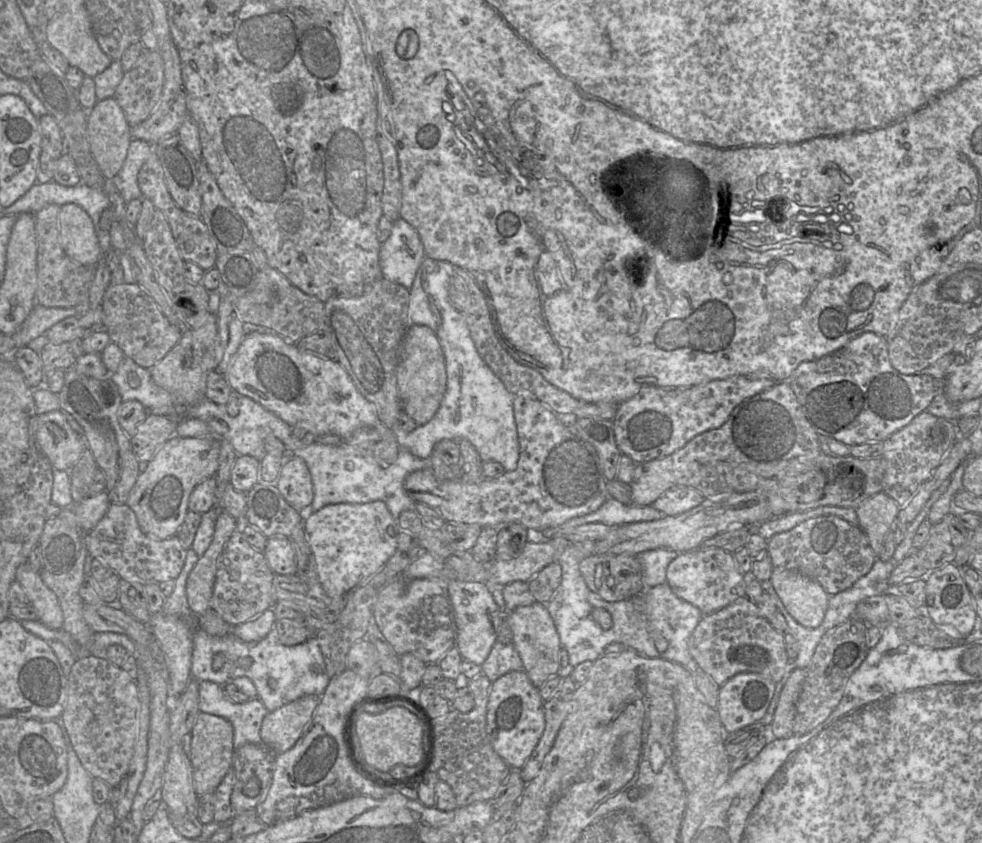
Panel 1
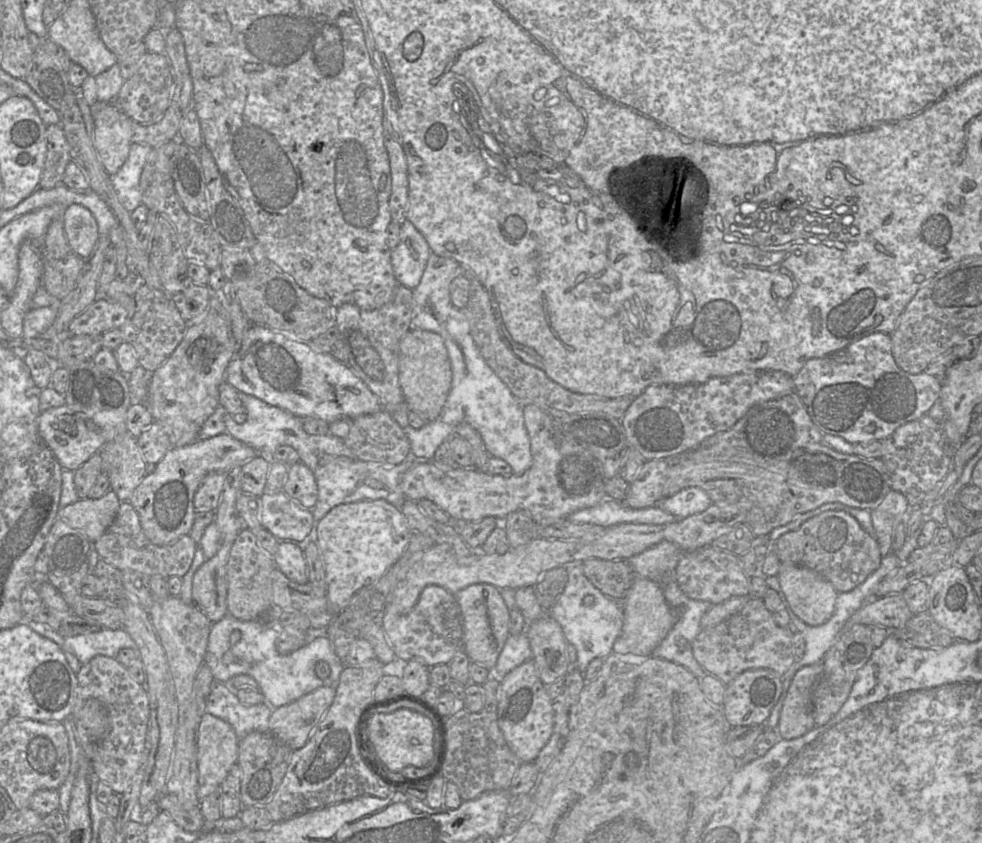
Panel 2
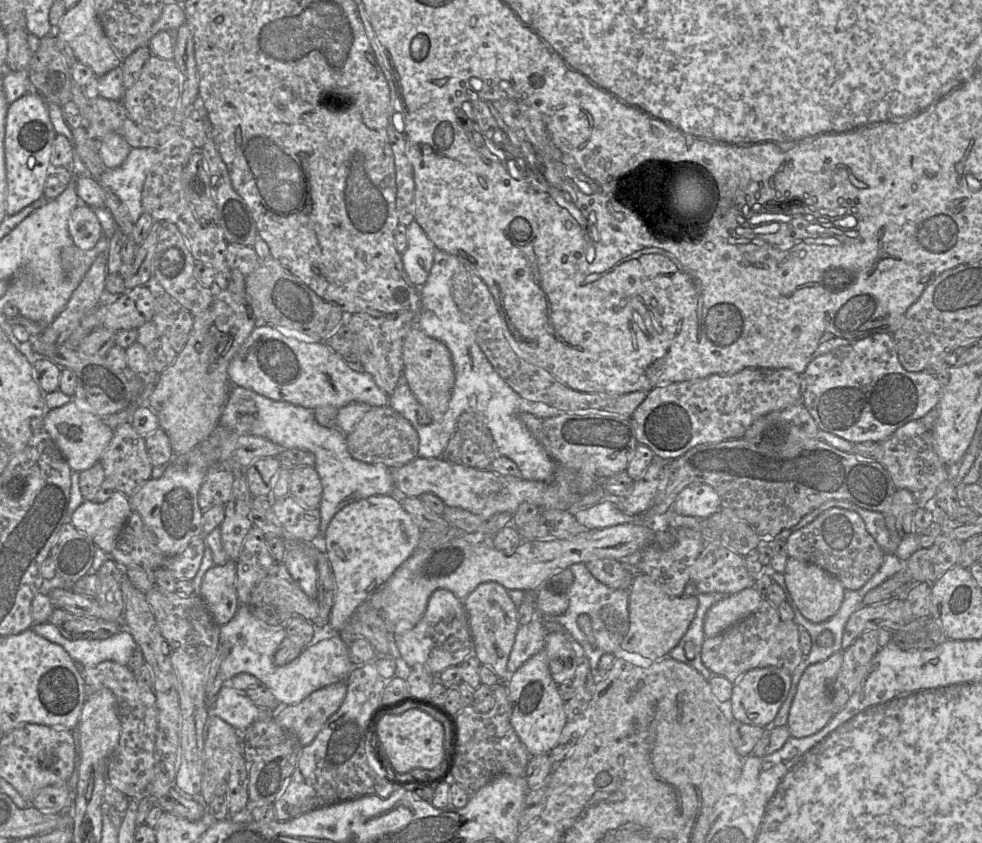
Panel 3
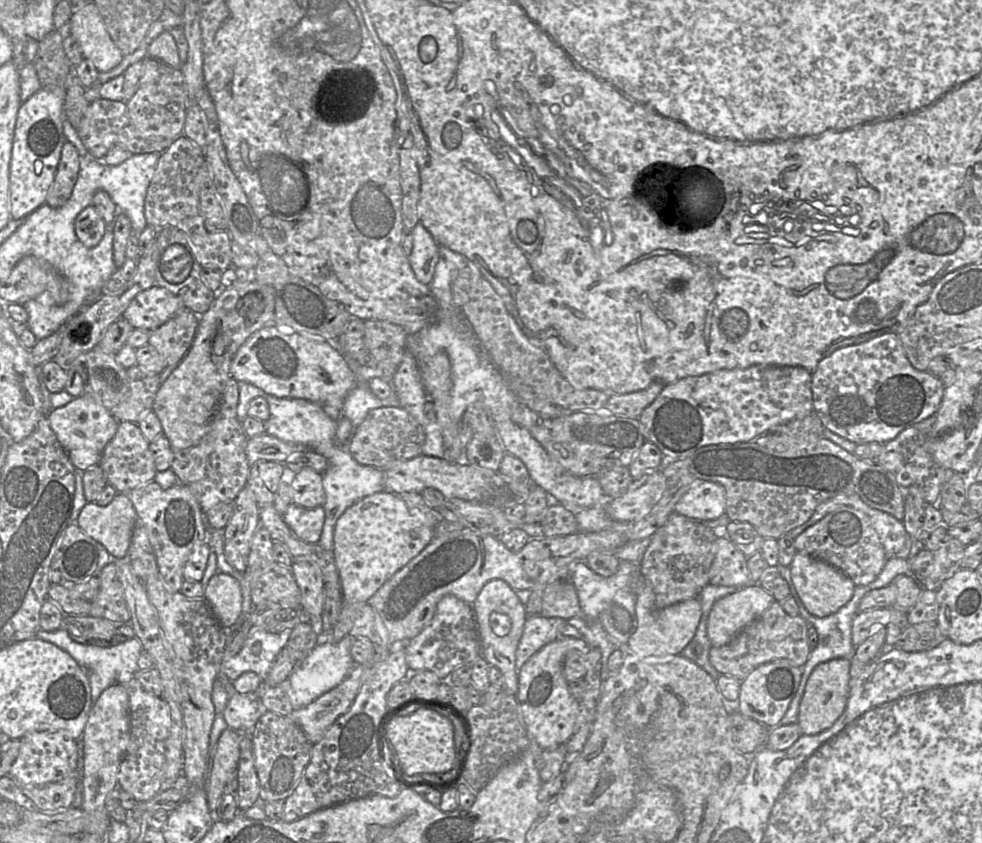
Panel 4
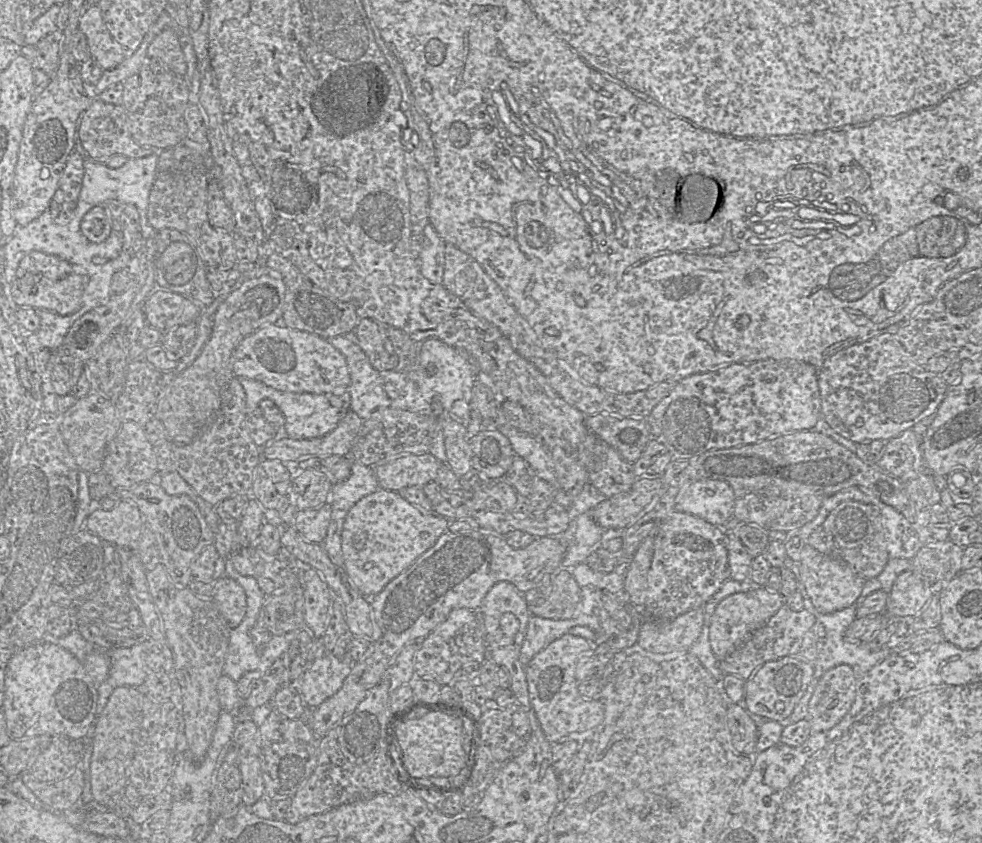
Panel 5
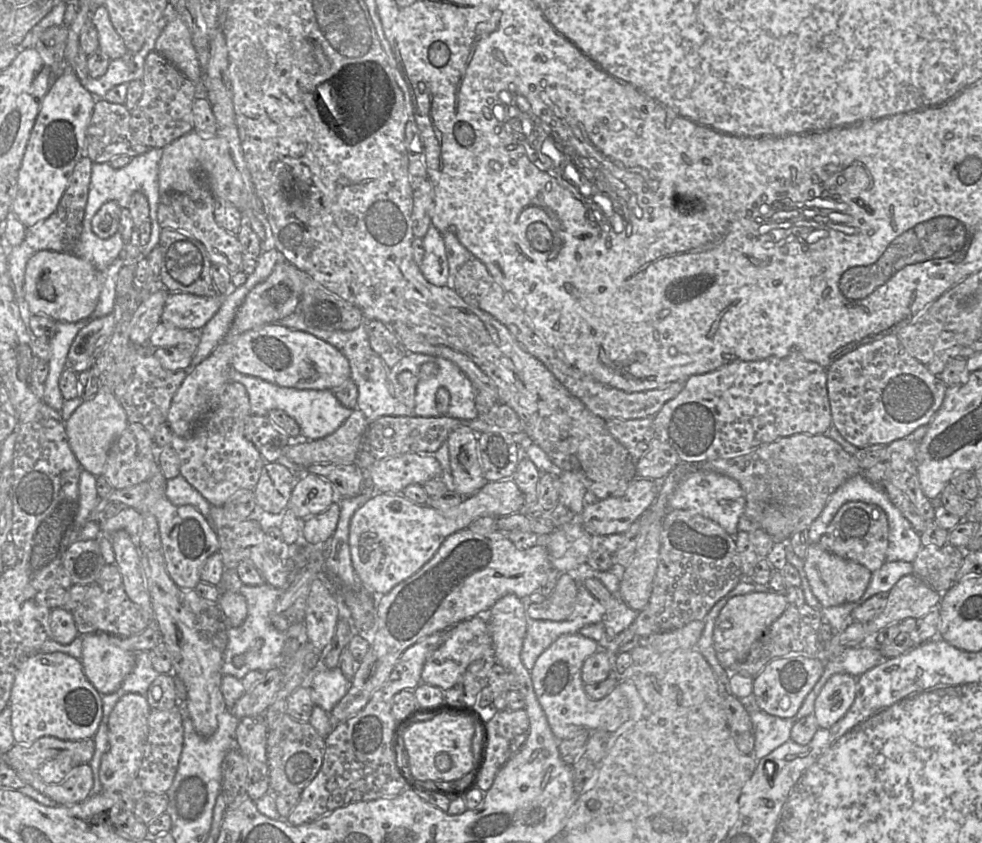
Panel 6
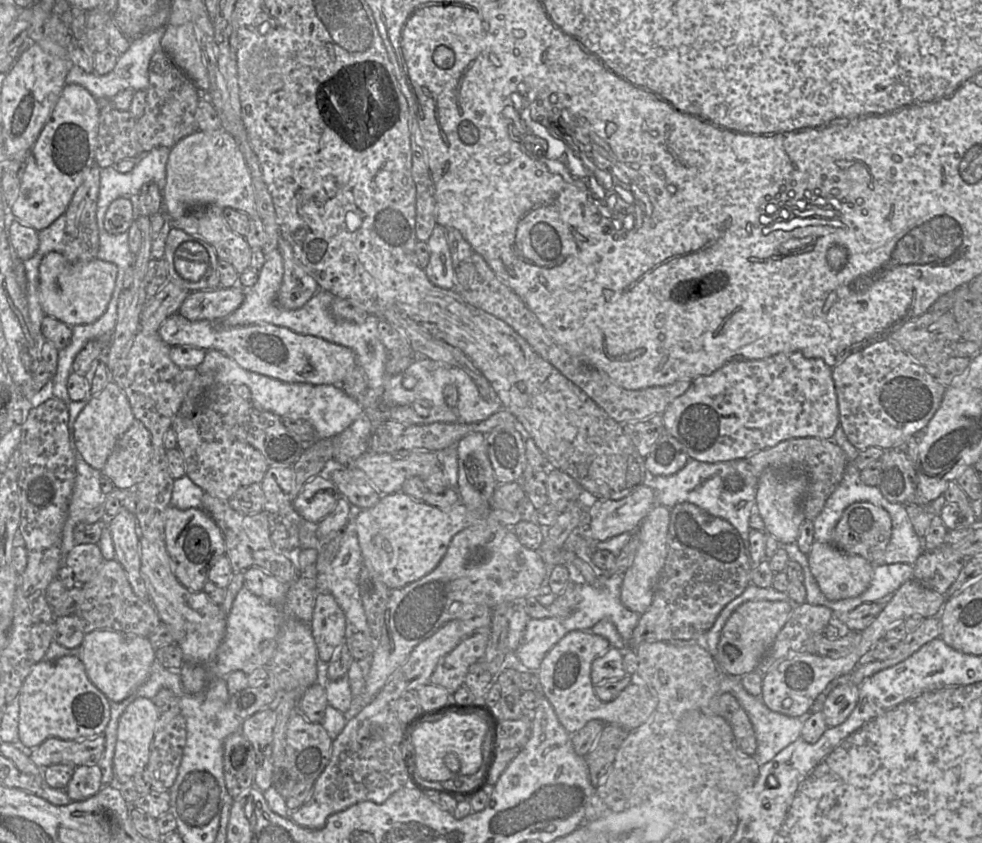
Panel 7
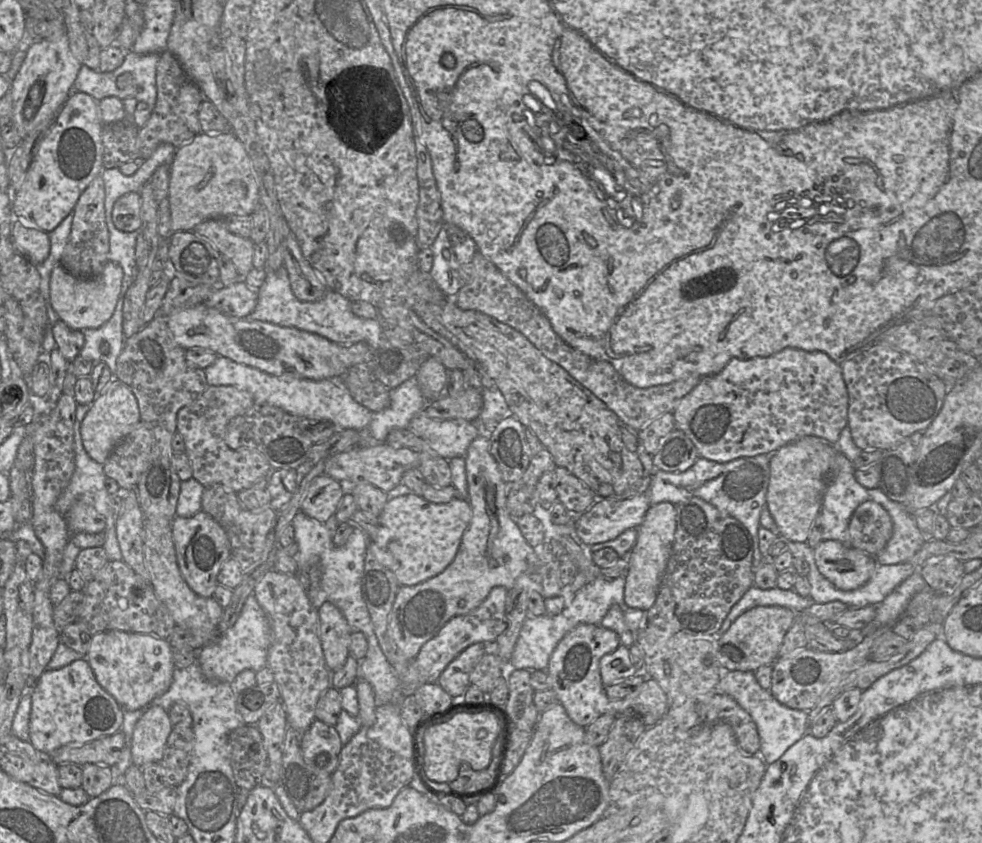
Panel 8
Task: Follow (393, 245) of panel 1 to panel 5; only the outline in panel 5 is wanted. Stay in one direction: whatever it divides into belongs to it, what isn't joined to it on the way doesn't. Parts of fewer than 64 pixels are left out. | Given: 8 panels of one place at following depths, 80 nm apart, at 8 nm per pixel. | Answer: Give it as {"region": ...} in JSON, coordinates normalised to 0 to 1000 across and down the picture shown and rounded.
{"region":[[[436,265],[430,276],[431,294],[425,307],[430,326],[441,337],[450,337],[453,317],[454,287]]]}

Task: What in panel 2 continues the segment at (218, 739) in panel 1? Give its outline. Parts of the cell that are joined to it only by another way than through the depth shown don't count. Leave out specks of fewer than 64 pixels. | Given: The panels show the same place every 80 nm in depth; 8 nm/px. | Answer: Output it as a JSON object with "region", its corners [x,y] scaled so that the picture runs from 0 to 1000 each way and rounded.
{"region":[[[213,846],[206,848],[200,877],[203,929],[201,944],[204,949],[220,938],[241,905],[244,879],[233,858]]]}

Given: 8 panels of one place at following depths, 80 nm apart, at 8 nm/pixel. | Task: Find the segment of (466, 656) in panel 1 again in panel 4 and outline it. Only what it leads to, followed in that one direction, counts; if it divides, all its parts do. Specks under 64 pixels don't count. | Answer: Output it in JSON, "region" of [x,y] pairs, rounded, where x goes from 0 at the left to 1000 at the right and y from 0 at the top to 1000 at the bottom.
{"region":[[[503,687],[496,690],[480,718],[490,763],[490,778],[499,790],[509,795],[514,807],[514,819],[524,826],[527,820],[527,795],[524,791],[525,772],[536,734],[535,718],[514,689]]]}

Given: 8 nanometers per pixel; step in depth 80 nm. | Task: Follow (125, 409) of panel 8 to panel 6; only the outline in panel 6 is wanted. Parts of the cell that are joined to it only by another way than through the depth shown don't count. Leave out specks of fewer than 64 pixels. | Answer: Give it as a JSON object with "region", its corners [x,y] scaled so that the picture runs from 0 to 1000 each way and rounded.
{"region":[[[103,458],[95,472],[87,474],[66,499],[71,530],[82,554],[98,566],[104,563],[113,528],[130,503],[126,484],[111,460]]]}

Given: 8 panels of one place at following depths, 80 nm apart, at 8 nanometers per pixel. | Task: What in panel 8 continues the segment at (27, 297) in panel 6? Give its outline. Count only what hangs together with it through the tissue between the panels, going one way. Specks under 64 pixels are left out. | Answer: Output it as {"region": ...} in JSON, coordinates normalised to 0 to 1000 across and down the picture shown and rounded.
{"region":[[[110,310],[102,323],[91,330],[79,330],[63,313],[57,314],[51,326],[50,358],[57,375],[76,391],[101,389],[115,374],[122,353],[125,320],[117,311]]]}

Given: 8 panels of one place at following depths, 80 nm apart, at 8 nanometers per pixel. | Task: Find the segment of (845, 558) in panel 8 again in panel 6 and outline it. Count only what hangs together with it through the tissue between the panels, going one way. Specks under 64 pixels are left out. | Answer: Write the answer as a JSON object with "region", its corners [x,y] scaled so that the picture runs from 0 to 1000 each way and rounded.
{"region":[[[826,644],[819,663],[819,677],[829,707],[838,720],[854,719],[874,714],[881,703],[888,684],[888,679],[879,670],[851,660],[834,645]]]}

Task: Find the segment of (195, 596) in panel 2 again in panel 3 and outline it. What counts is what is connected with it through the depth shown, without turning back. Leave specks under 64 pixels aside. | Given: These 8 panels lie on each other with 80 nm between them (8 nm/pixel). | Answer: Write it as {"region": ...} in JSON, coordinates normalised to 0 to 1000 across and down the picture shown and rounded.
{"region":[[[235,664],[226,671],[217,670],[207,683],[202,707],[208,713],[218,735],[224,743],[231,740],[244,719],[239,689],[240,670]]]}

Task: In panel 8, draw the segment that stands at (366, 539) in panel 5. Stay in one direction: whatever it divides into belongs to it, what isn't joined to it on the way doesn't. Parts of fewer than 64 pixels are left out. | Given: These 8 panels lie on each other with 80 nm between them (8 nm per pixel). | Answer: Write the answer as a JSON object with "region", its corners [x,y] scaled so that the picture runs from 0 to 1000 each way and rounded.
{"region":[[[420,585],[396,592],[384,613],[372,617],[364,625],[373,631],[378,642],[379,657],[402,681],[407,695],[423,695],[445,683],[460,668],[480,614],[481,604],[476,592],[465,590],[456,597],[445,598]]]}

